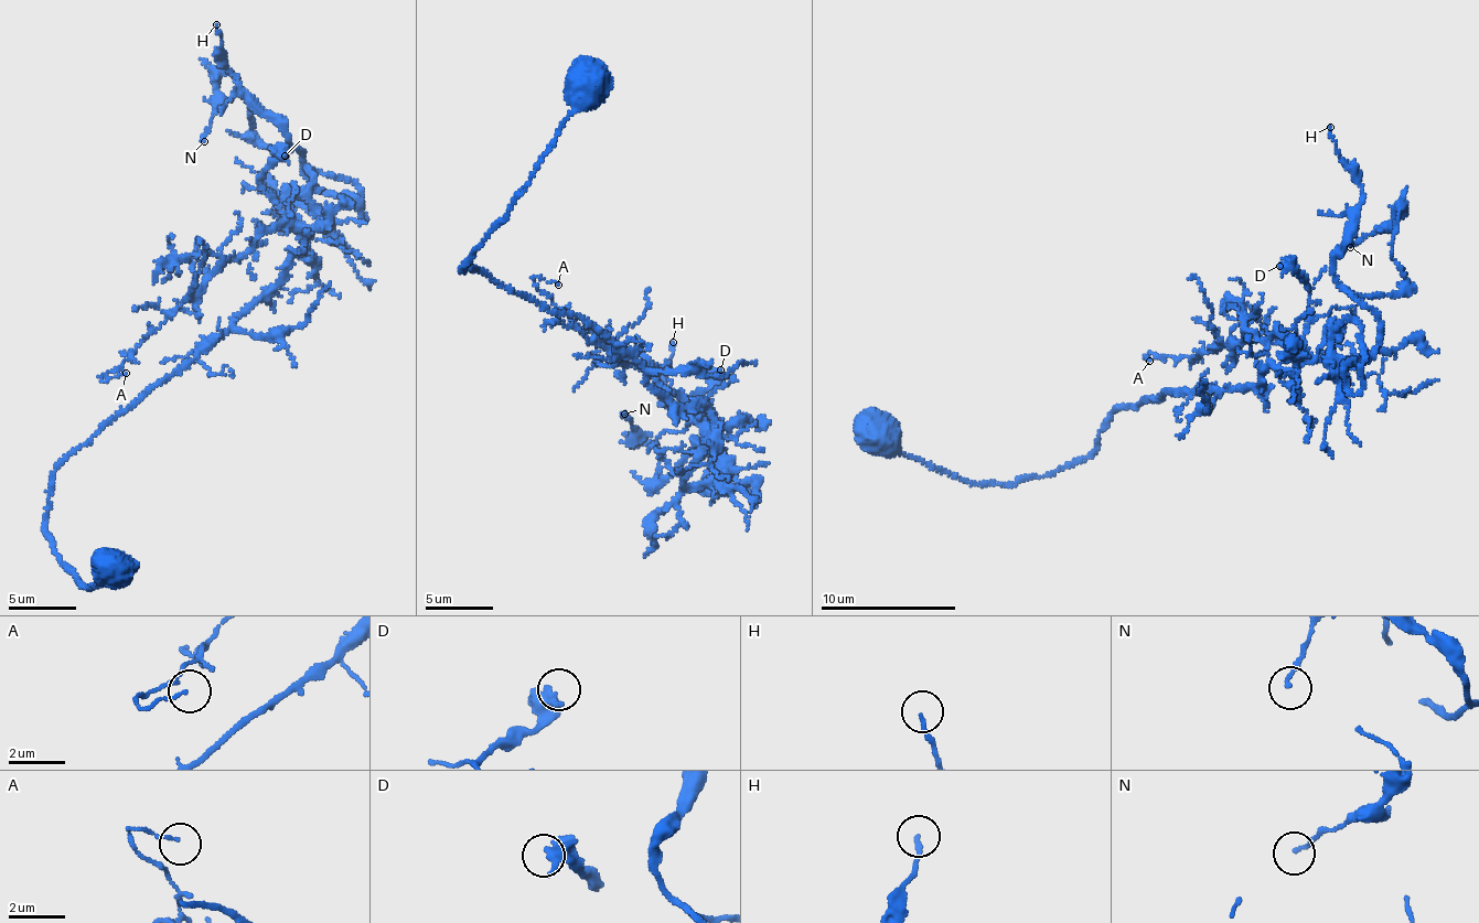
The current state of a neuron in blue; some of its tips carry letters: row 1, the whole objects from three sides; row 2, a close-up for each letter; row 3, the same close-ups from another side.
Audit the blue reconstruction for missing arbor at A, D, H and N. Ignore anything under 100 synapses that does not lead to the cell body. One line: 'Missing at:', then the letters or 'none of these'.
Missing at: none of these

